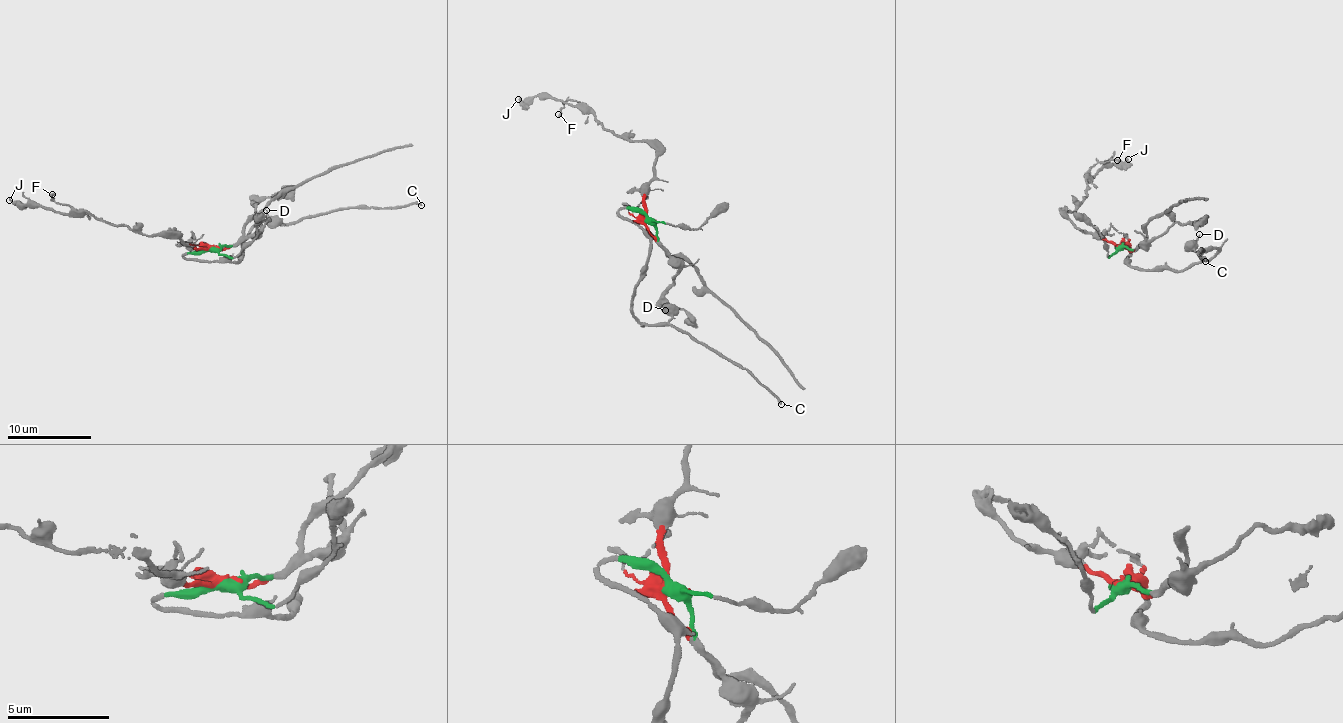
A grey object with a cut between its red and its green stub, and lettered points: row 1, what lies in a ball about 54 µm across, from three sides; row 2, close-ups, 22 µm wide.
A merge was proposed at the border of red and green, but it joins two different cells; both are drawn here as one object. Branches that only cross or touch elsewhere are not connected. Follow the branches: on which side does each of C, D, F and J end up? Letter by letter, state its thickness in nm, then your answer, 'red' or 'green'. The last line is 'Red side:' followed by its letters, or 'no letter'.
C: 220 nm thick; green
D: 110 nm thick; green
F: 200 nm thick; red
J: 280 nm thick; red
Red side: F, J

